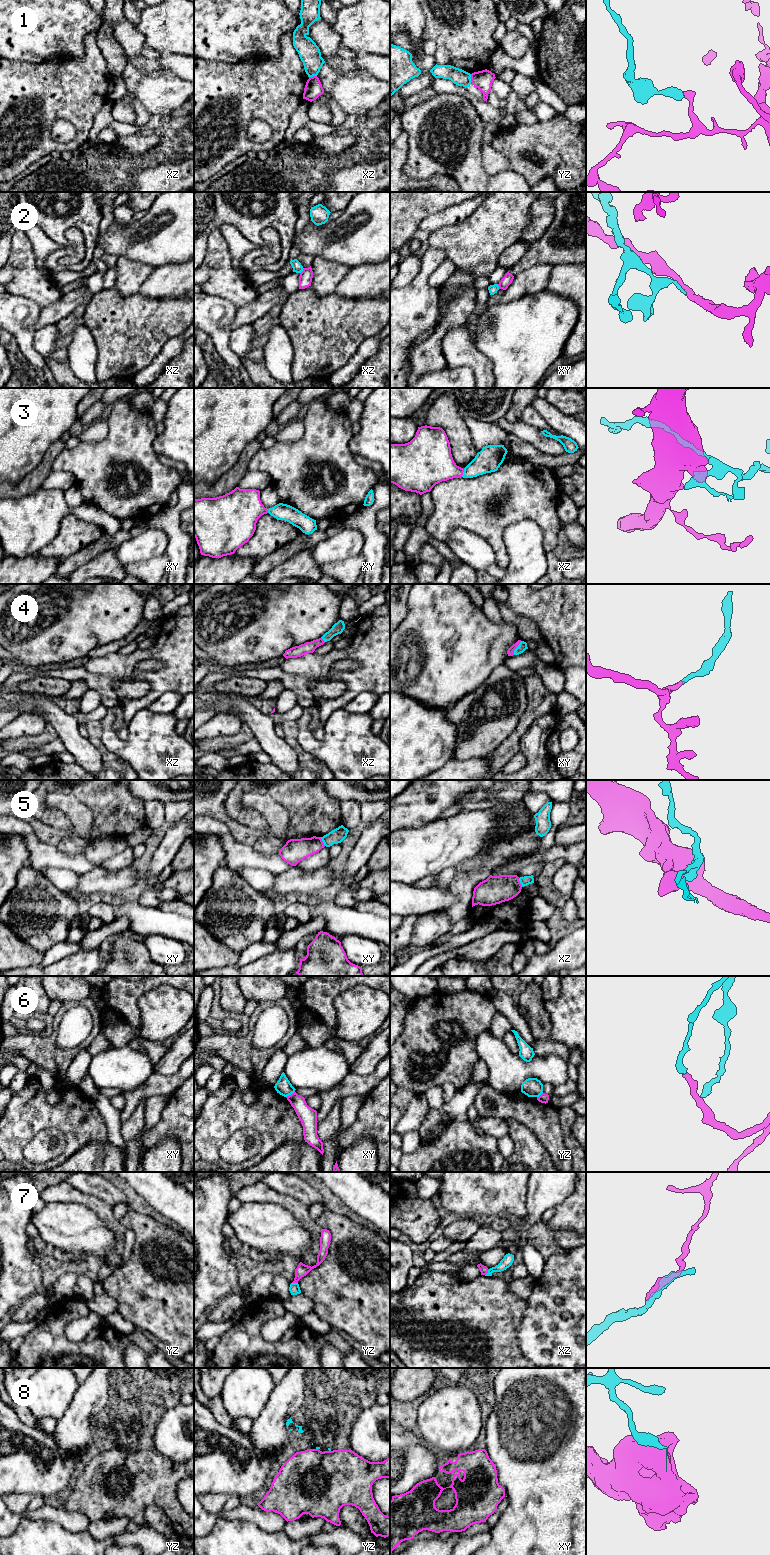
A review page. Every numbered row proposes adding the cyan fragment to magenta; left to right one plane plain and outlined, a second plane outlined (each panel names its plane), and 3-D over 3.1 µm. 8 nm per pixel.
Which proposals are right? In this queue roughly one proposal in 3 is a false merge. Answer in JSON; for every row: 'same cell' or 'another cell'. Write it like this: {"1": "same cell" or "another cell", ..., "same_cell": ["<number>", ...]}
{"1": "another cell", "2": "another cell", "3": "same cell", "4": "same cell", "5": "another cell", "6": "another cell", "7": "another cell", "8": "another cell", "same_cell": ["3", "4"]}

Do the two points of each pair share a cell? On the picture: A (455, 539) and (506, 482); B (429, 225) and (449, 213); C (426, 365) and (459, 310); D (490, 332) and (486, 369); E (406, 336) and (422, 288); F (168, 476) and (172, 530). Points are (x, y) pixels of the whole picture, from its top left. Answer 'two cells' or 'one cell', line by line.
A: two cells
B: one cell
C: one cell
D: two cells
E: one cell
F: two cells

